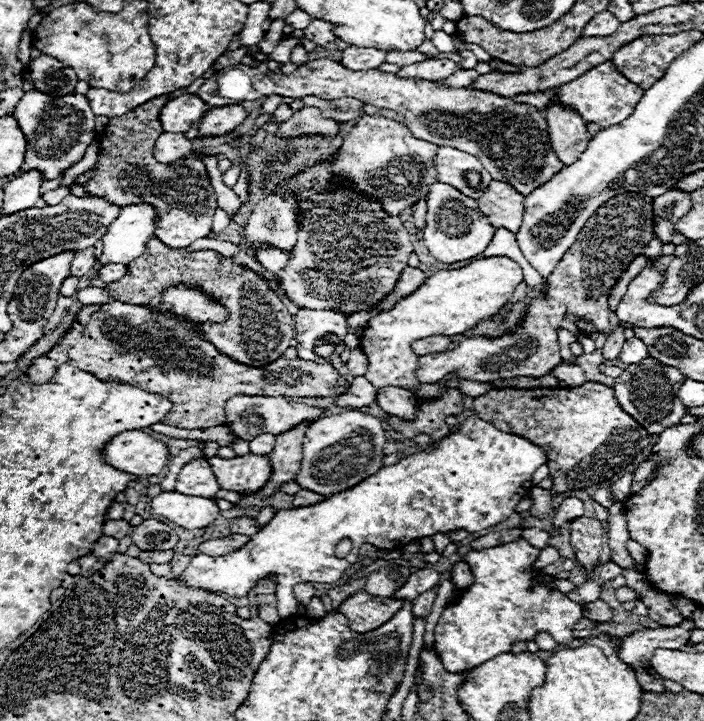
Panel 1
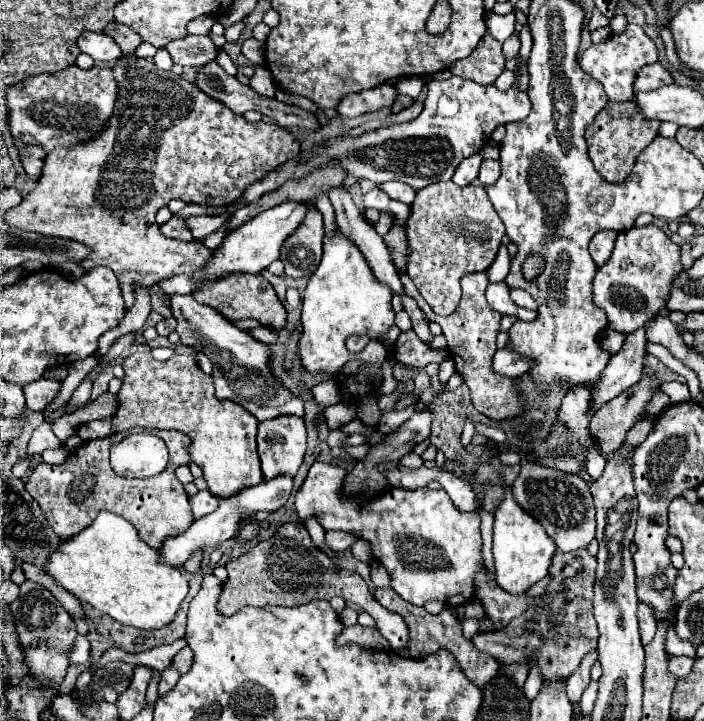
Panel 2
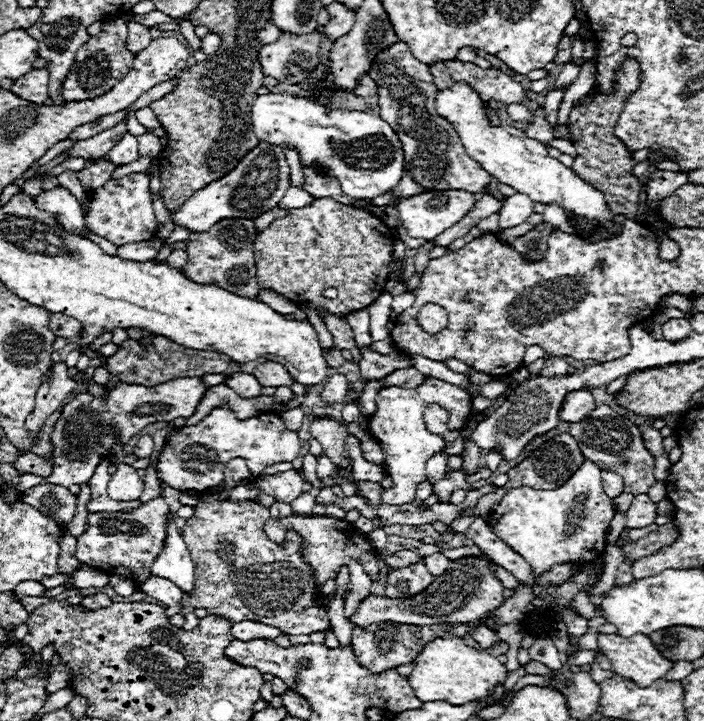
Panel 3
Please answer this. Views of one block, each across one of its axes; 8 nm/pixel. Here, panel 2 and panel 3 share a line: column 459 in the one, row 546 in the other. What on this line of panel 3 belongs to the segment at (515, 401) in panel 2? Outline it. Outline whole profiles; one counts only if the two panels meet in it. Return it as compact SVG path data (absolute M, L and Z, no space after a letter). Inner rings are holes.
M286 516L286 518L268 518L264 524L264 532L268 534L268 538L272 538L274 542L282 542L284 534L288 528L298 530L298 534L302 537L303 549L301 551L303 558L306 558L314 570L316 570L316 578L320 582L320 586L328 580L328 578L336 578L338 570L348 564L352 558L360 560L364 570L376 578L378 576L378 552L376 548L346 520L338 520L332 516Z

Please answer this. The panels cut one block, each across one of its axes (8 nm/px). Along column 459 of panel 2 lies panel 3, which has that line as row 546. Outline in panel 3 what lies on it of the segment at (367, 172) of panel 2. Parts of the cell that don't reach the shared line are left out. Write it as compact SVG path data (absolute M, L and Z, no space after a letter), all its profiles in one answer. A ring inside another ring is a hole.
M150 500L140 508L125 512L96 512L88 516L88 528L78 538L76 558L82 564L104 570L112 576L128 576L136 588L152 576L152 562L158 558L166 542L166 520L168 506L164 500Z

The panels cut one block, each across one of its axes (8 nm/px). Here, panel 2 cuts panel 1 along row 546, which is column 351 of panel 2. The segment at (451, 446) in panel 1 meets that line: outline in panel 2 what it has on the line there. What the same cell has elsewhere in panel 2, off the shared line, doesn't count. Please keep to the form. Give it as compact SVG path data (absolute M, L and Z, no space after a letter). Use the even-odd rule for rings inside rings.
M336 232L334 236L324 236L322 248L324 248L322 262L318 270L310 276L304 292L302 304L304 334L300 340L300 360L312 372L330 370L330 374L338 374L338 370L342 370L342 366L348 360L366 362L366 366L356 376L344 380L340 390L346 402L358 402L374 392L368 374L380 372L382 362L388 358L388 348L376 342L368 344L362 352L352 354L346 350L344 340L352 334L368 334L376 338L382 336L394 324L394 310L390 304L392 290L388 284L376 280L364 254L342 232Z

